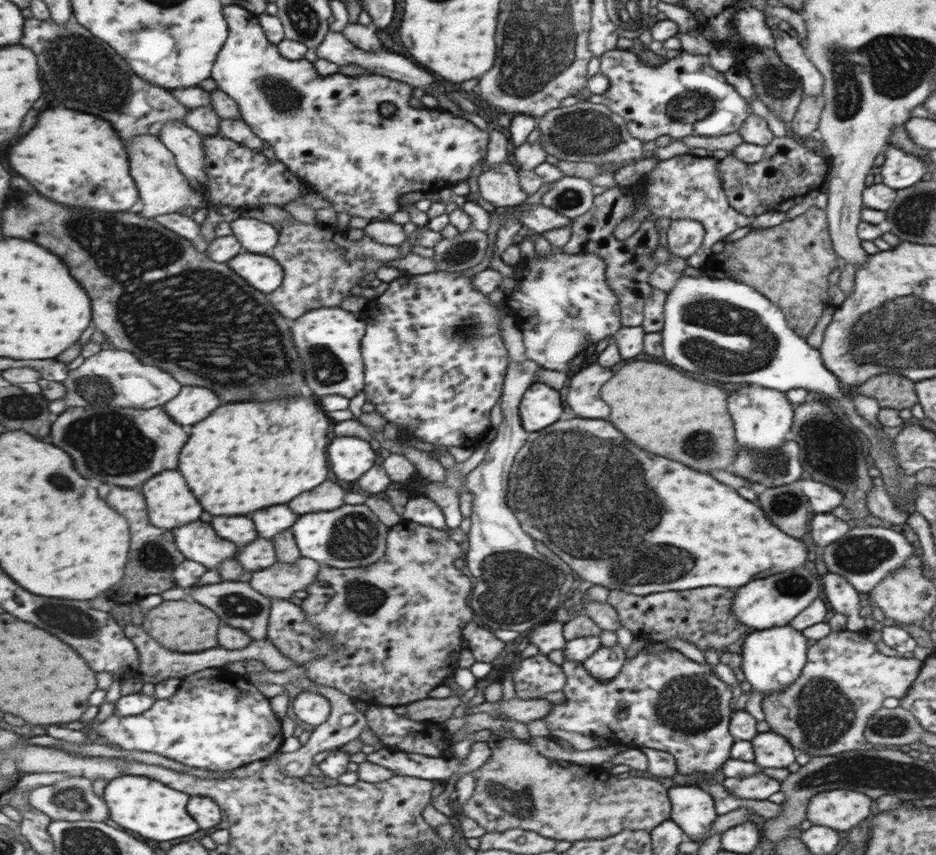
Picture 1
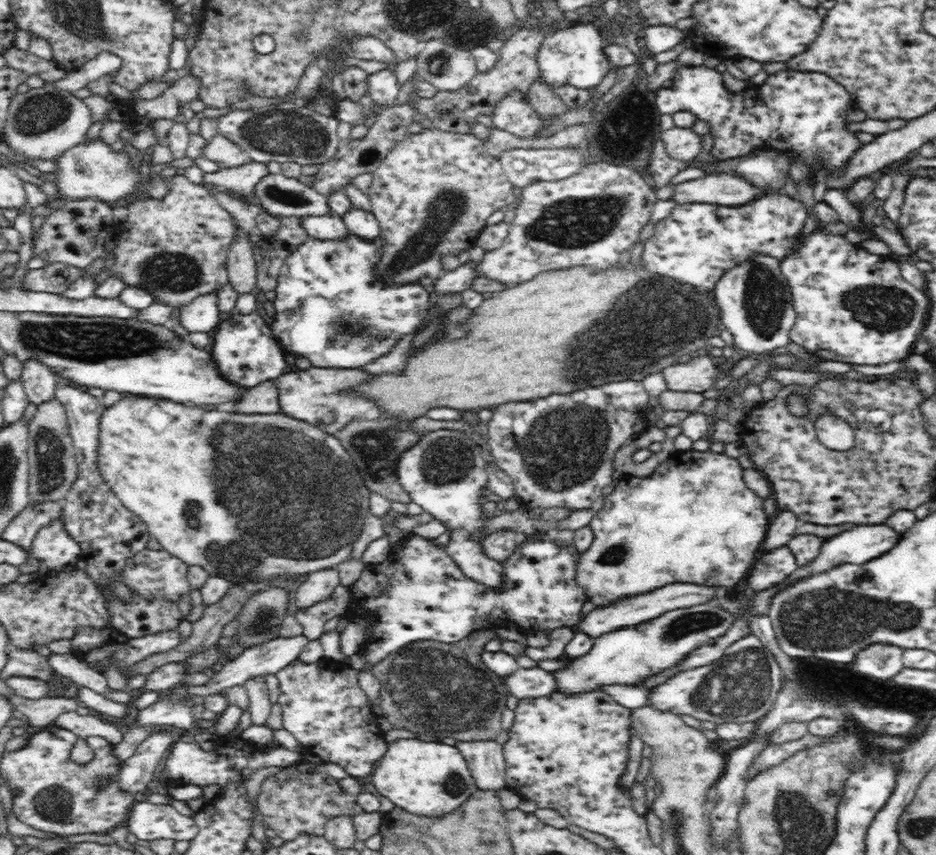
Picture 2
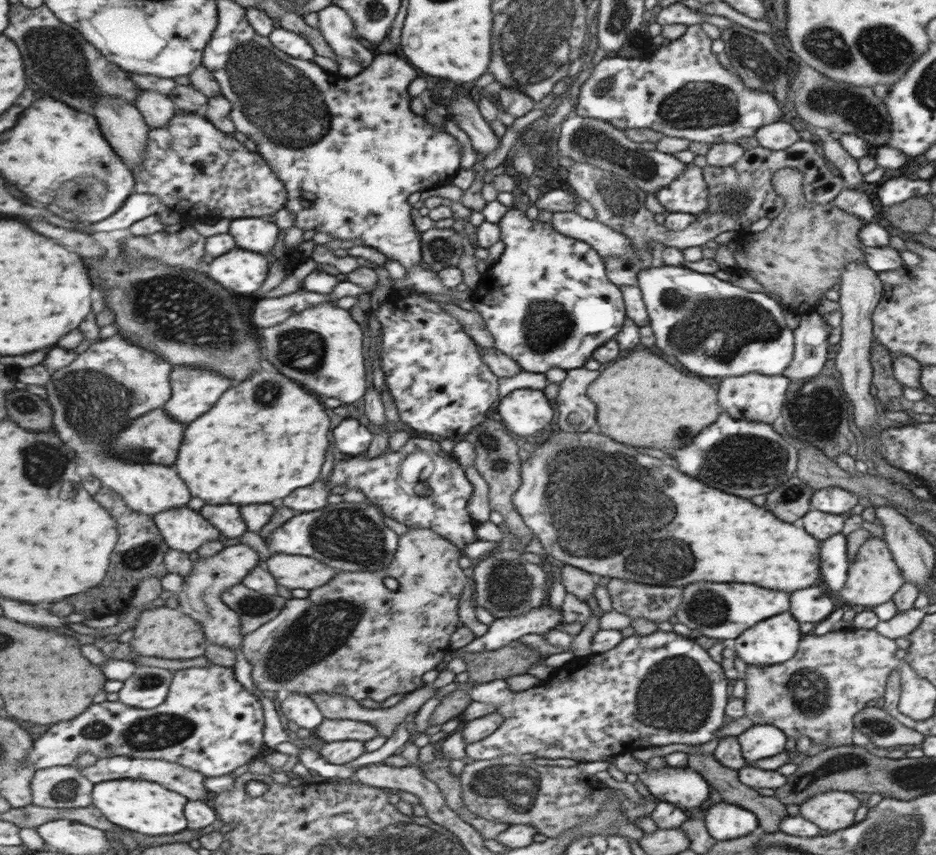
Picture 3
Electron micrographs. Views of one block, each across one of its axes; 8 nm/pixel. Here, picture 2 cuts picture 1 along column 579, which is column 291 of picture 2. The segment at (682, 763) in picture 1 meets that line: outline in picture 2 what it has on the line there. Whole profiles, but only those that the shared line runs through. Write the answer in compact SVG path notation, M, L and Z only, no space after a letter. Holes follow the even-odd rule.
M324 658L318 663L306 664L294 660L276 672L281 690L277 700L282 707L282 725L294 735L301 746L311 754L320 756L324 762L340 764L349 776L360 778L372 774L376 763L387 751L388 743L379 729L378 717L371 709L368 697L358 682L357 670L347 663Z

